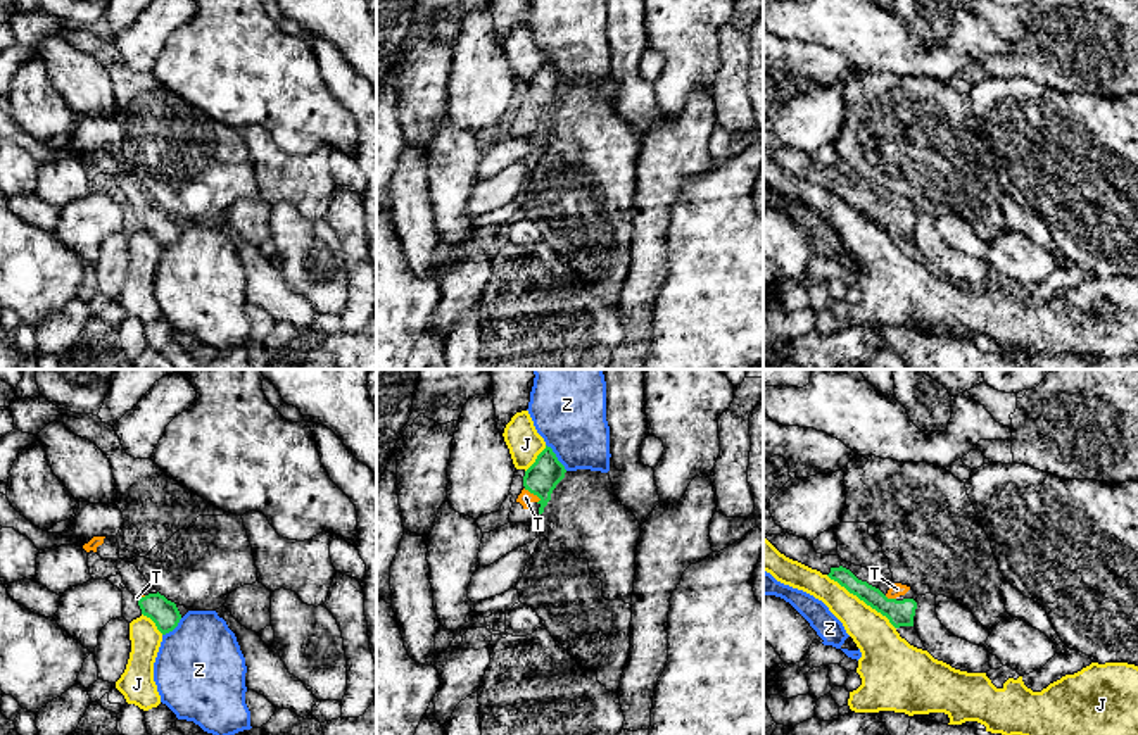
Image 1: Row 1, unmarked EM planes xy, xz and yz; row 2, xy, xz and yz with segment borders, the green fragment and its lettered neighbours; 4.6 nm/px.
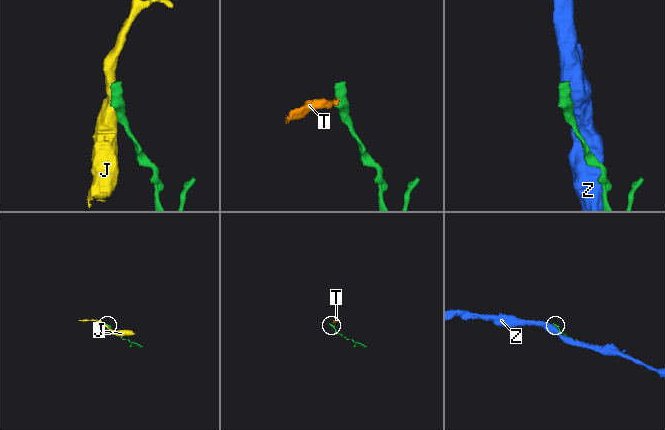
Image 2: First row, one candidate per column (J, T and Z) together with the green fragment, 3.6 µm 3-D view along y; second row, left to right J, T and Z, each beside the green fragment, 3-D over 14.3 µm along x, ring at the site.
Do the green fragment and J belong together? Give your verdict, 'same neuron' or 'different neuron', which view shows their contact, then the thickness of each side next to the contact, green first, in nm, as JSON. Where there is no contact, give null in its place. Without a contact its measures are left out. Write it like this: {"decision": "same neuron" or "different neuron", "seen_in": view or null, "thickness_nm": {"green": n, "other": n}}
{"decision": "different neuron", "seen_in": "yz", "thickness_nm": {"green": 130, "other": 200}}

